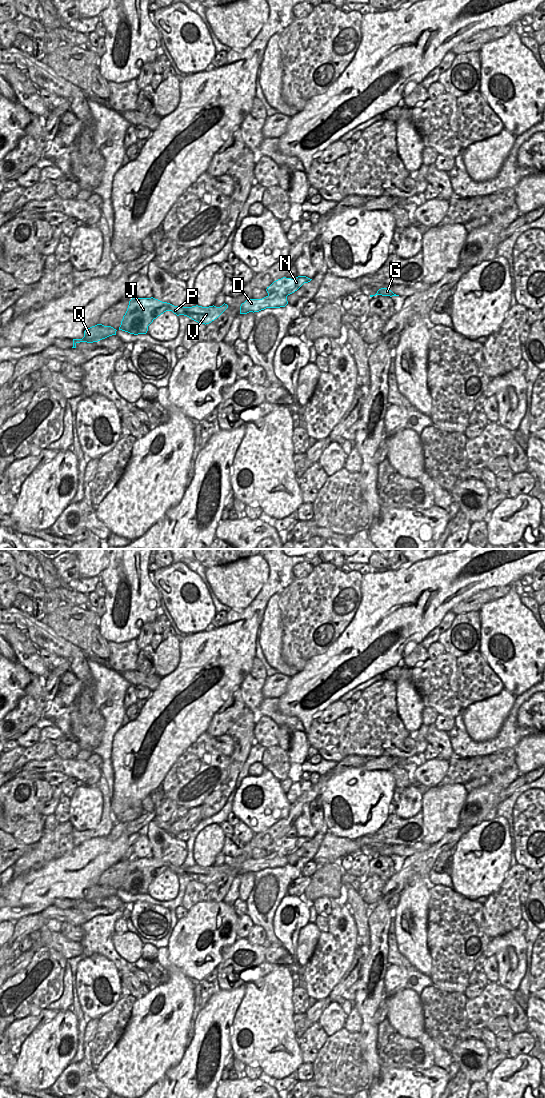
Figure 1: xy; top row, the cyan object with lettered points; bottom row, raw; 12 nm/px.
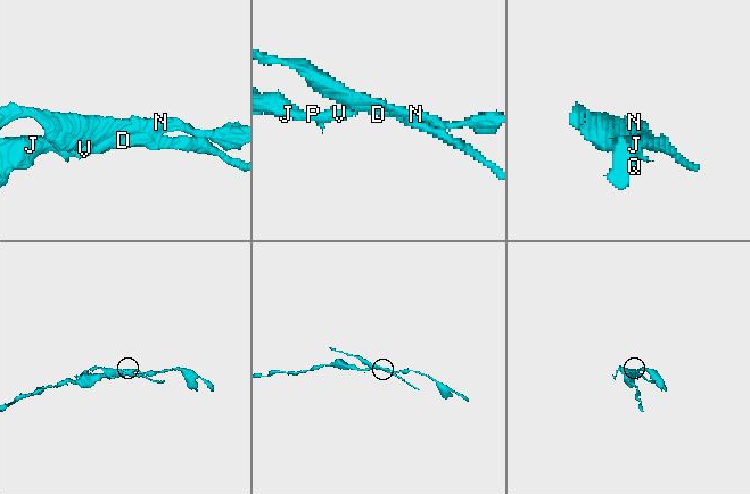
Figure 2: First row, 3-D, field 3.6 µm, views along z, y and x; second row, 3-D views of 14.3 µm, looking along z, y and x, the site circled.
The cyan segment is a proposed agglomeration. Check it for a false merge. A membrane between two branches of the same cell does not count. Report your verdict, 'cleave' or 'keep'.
cleave

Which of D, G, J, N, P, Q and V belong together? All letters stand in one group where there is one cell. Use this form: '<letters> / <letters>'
D J P Q V / G N

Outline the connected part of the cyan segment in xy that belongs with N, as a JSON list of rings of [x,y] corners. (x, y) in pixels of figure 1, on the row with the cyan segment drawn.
[[[298,276],[296,278],[283,277],[274,281],[266,291],[269,295],[278,294],[280,296],[288,296],[297,291],[304,283],[310,282],[312,279],[306,276]]]

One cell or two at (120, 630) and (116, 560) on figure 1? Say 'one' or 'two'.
one

